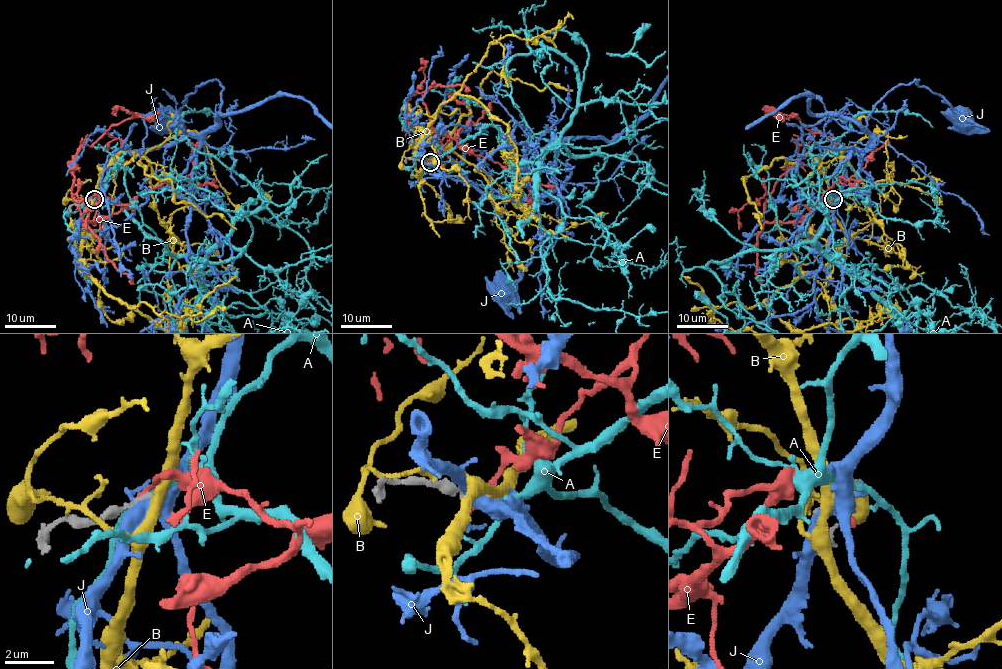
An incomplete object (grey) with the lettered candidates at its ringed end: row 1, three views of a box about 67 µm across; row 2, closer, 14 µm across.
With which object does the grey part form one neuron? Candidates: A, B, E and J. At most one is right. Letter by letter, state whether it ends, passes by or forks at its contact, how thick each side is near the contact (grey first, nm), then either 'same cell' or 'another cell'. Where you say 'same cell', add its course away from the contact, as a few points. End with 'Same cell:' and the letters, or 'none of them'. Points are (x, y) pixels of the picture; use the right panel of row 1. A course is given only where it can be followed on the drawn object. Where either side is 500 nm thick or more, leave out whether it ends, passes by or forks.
A: it passes by; 190 nm thick on the grey side, 260 nm on the other; another cell
B: it passes by; 200 nm thick on the grey side, 400 nm on the other; another cell
E: it passes by; 240 nm thick on the grey side, 190 nm on the other; another cell
J: it forks there; 260 nm thick on the grey side, 460 nm on the other; another cell
Same cell: none of them

